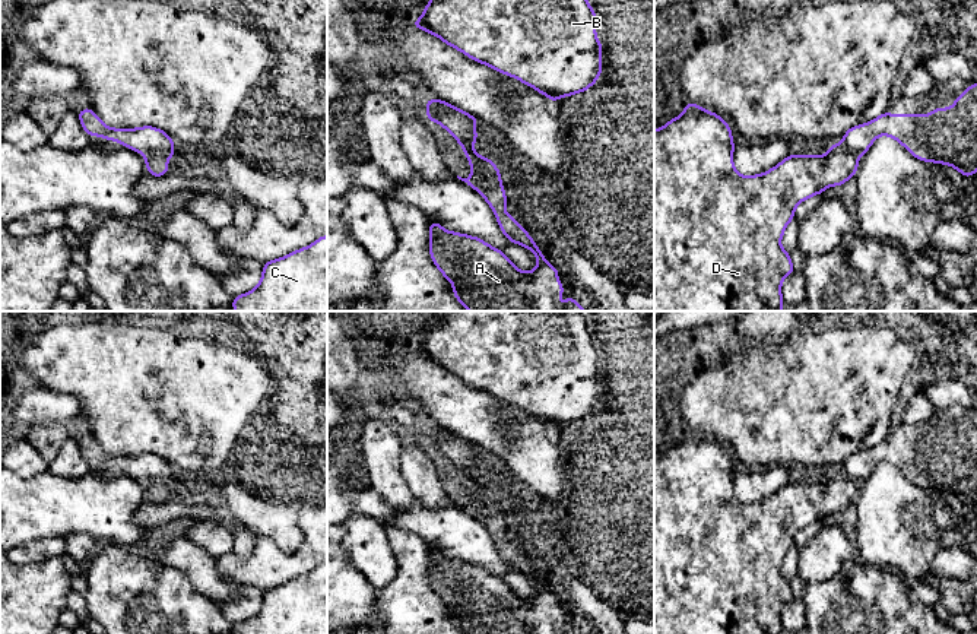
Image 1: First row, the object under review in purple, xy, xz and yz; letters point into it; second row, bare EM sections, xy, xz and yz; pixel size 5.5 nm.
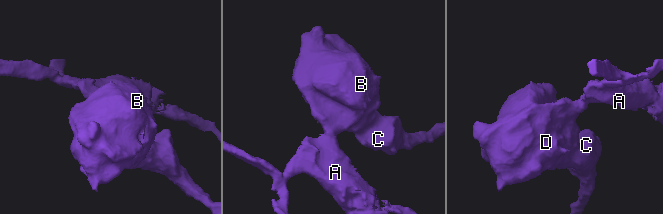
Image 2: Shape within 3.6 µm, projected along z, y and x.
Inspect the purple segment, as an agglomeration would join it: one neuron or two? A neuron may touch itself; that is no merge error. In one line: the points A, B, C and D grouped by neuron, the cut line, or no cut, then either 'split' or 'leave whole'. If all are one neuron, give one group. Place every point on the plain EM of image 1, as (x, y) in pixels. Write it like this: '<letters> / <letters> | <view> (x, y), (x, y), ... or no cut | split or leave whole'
A / B C D | xz (498, 503), (485, 509), (470, 506) | split

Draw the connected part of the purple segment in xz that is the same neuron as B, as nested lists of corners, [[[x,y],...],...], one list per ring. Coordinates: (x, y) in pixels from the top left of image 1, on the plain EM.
[[[440,311],[412,354],[516,405],[552,429],[589,418],[602,400],[596,339],[586,326],[584,311]]]

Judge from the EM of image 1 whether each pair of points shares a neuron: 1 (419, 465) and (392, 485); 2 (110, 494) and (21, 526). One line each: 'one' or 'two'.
1: two
2: one

